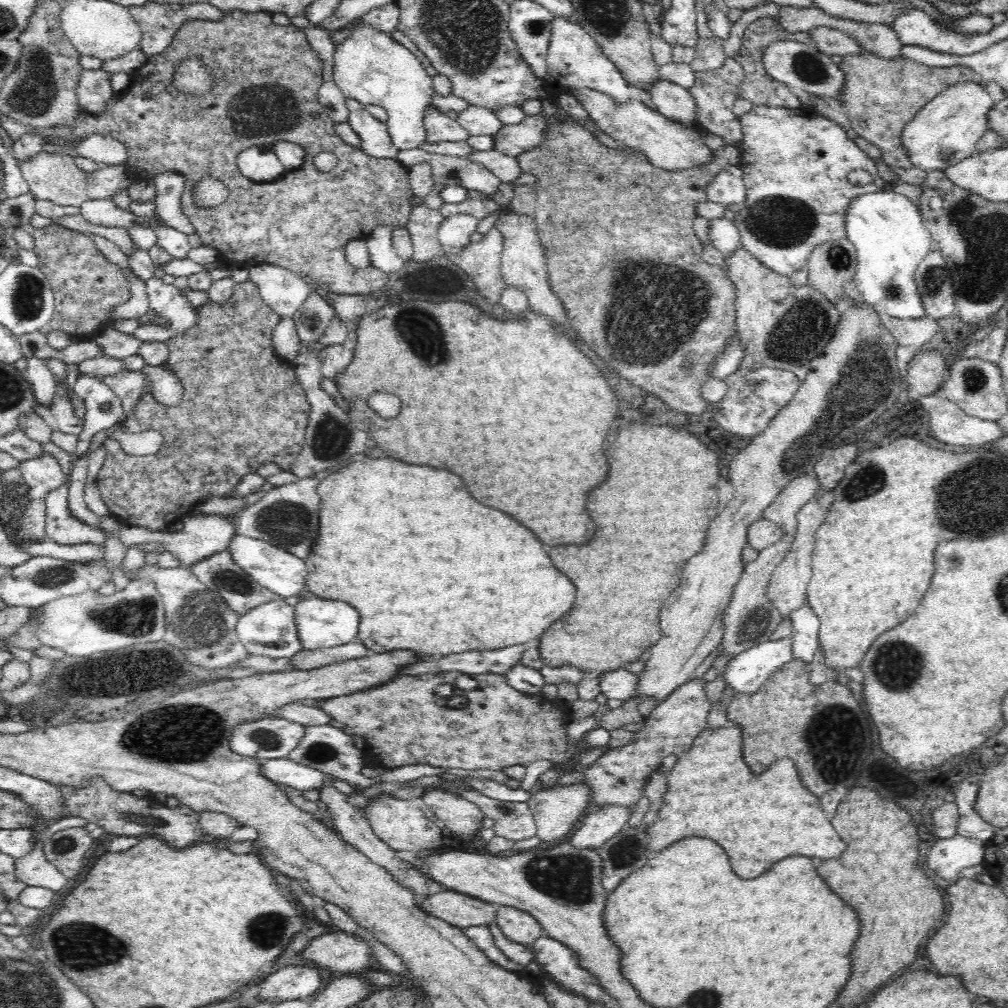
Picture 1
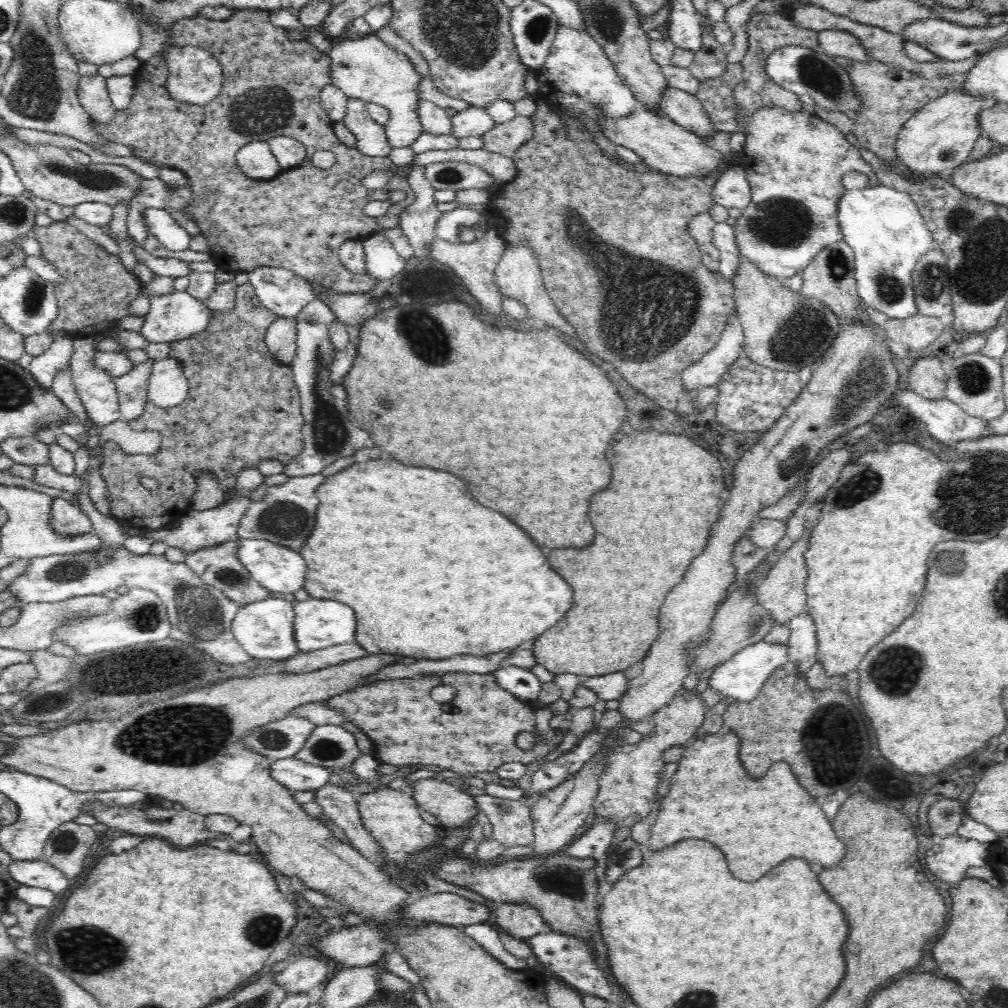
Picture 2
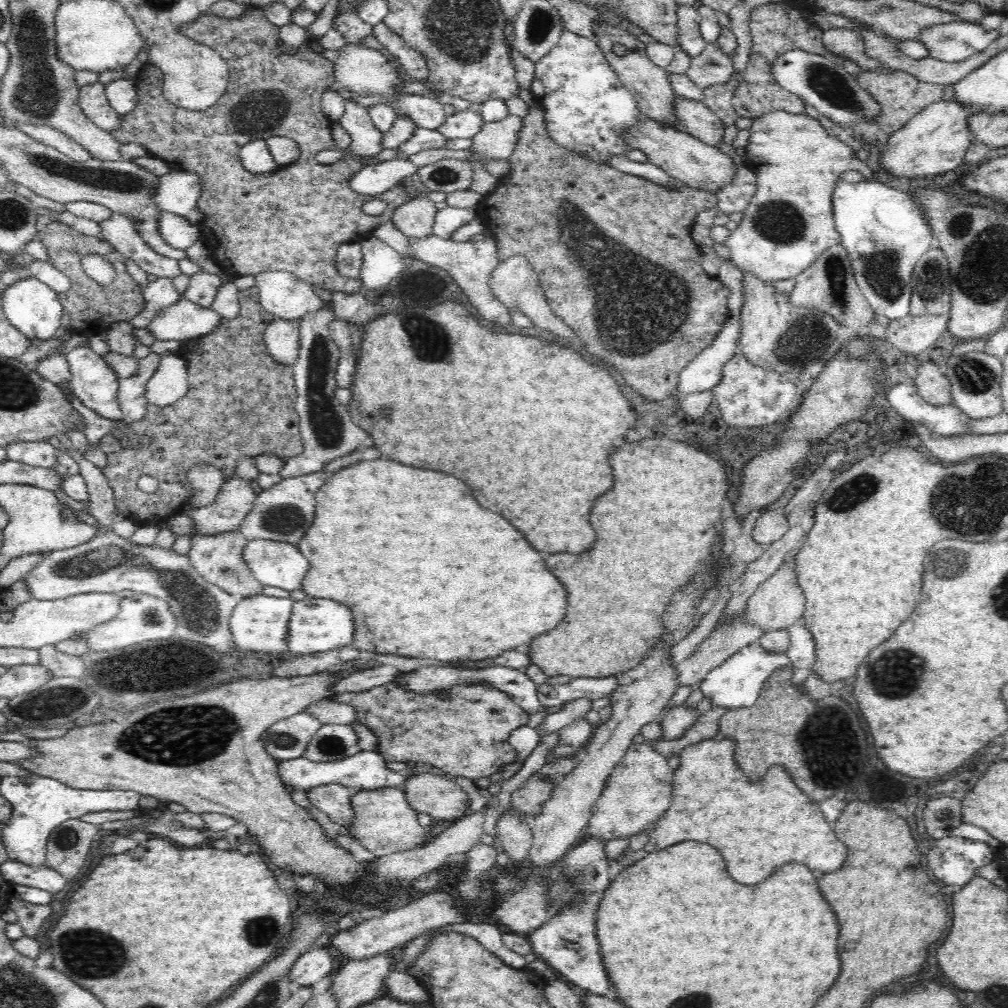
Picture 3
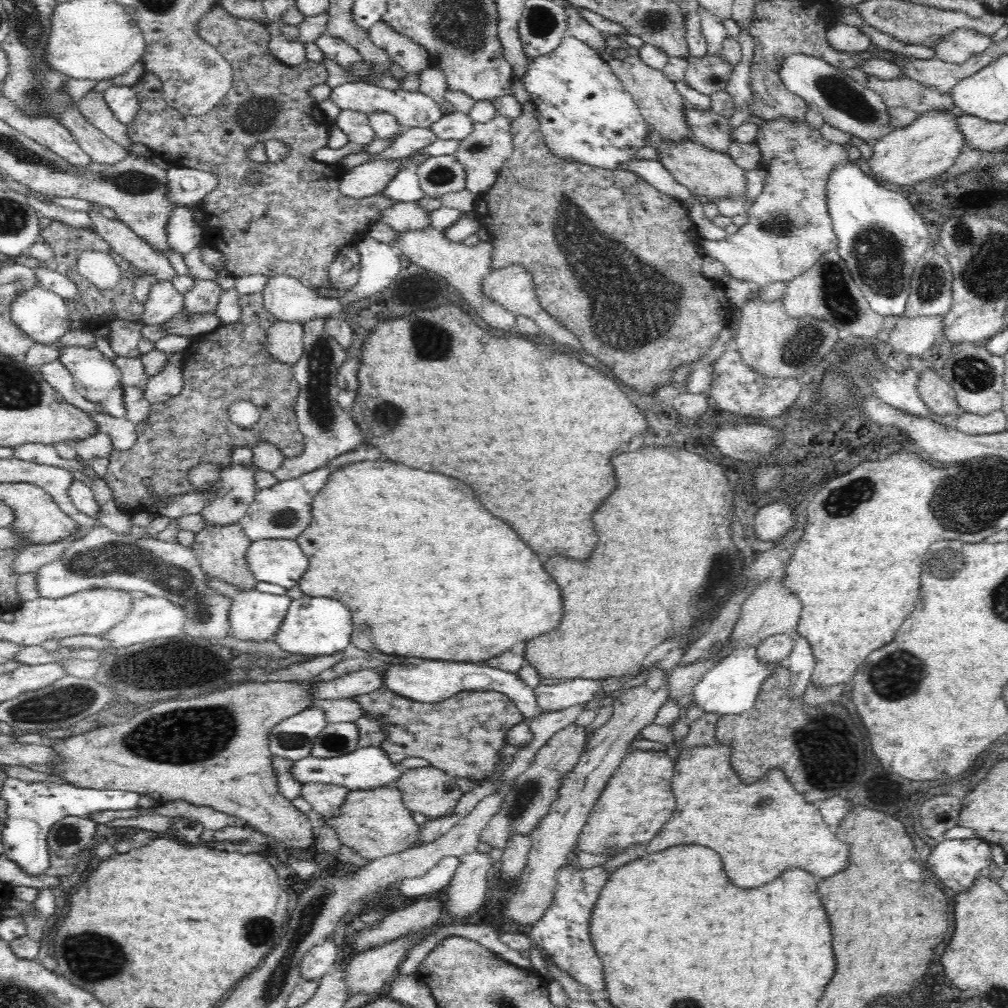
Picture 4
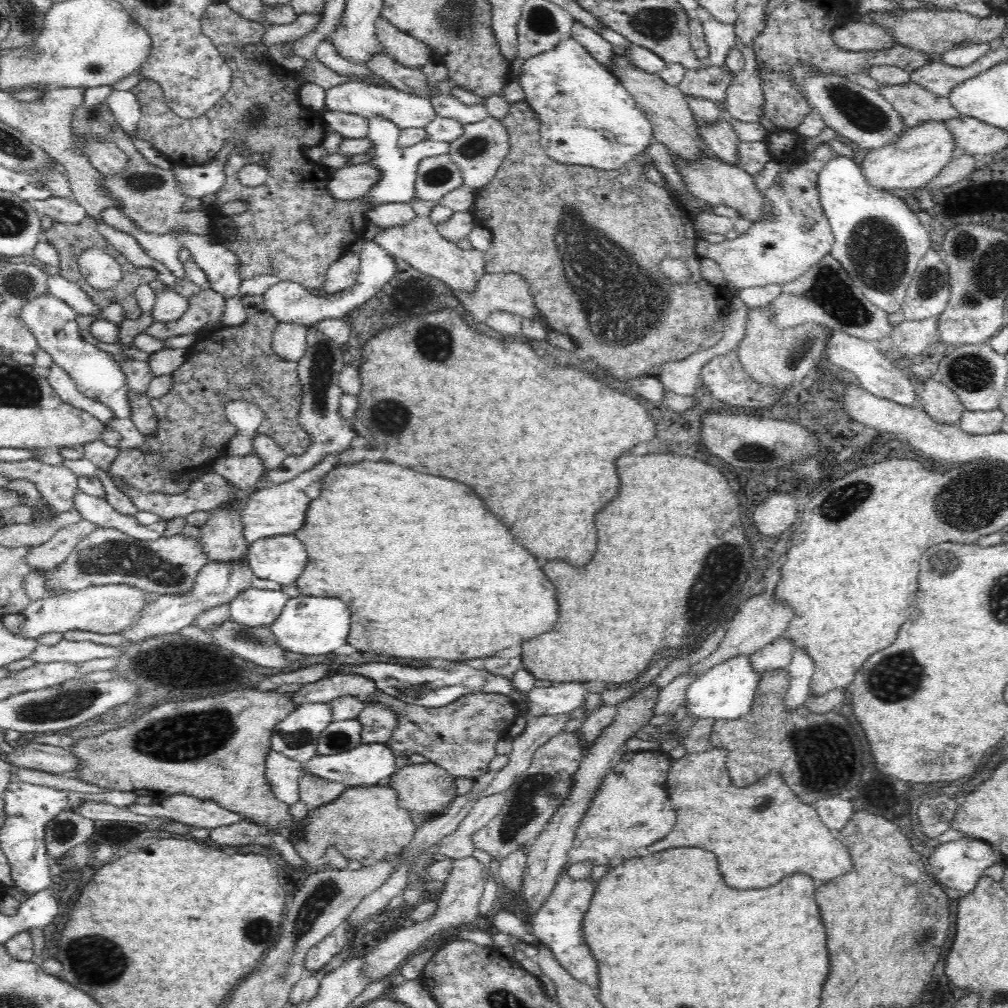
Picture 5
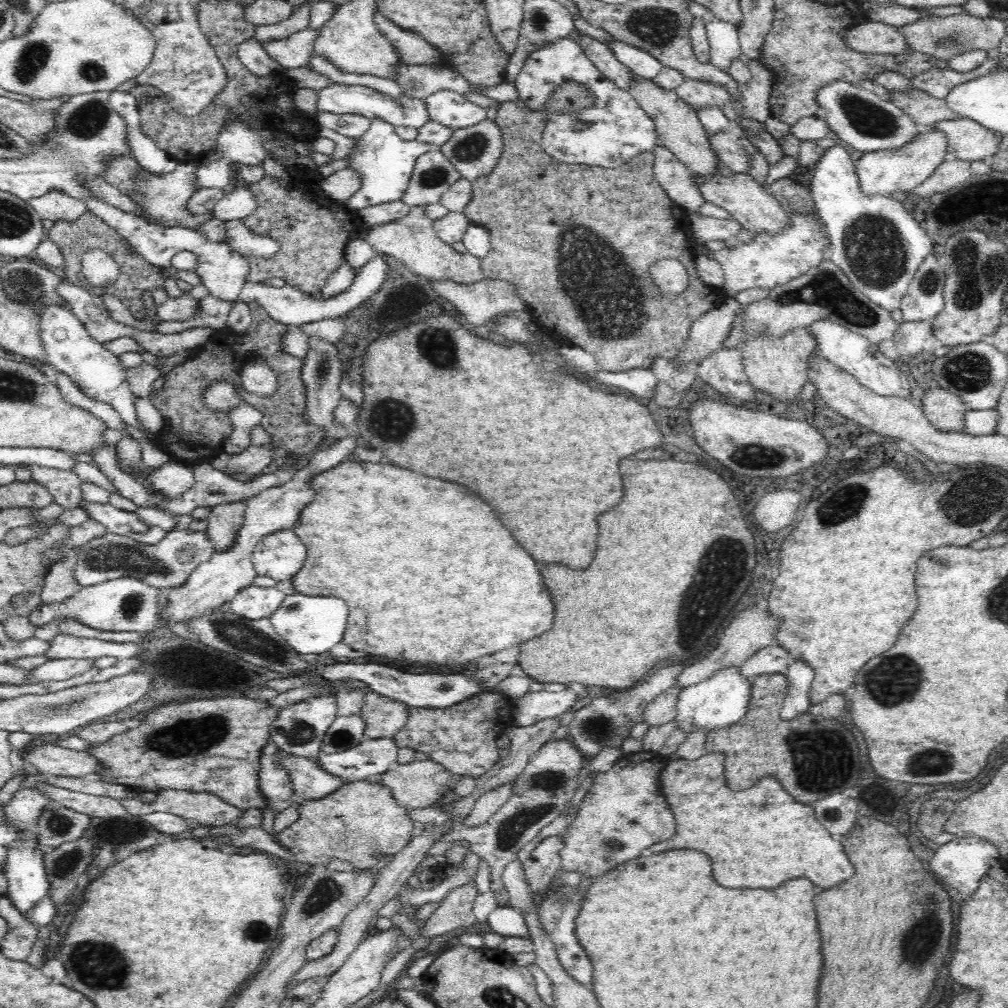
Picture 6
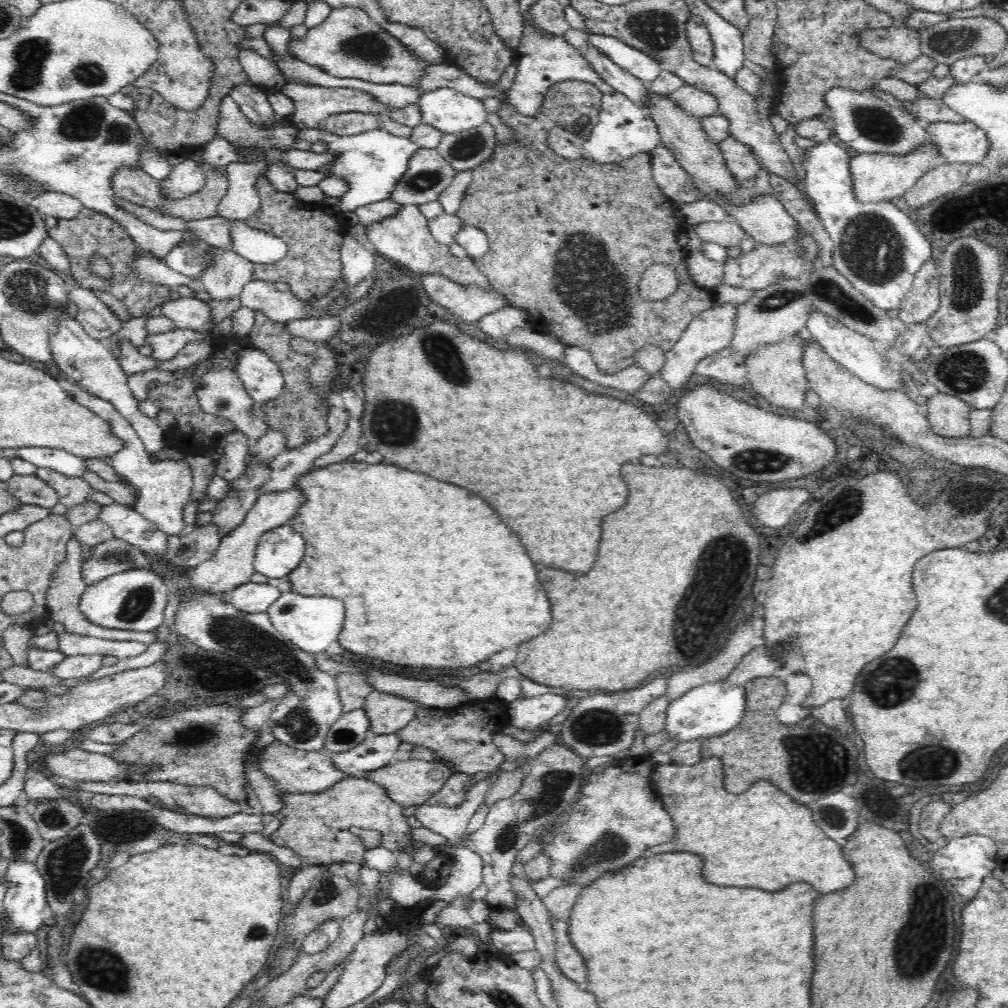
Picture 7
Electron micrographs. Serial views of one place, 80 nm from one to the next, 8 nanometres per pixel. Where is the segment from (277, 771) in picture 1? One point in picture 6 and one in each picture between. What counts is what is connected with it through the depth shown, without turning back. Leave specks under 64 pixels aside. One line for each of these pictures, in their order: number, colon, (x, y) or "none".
2: (295, 774)
3: (367, 770)
4: (369, 767)
5: (369, 764)
6: (373, 757)

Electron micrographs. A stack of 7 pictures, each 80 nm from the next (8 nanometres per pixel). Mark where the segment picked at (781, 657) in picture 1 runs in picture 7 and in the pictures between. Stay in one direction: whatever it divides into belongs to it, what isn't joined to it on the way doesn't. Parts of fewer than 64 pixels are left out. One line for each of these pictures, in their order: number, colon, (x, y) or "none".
2: (742, 677)
3: (737, 683)
4: (731, 687)
5: (726, 692)
6: (723, 699)
7: (708, 710)

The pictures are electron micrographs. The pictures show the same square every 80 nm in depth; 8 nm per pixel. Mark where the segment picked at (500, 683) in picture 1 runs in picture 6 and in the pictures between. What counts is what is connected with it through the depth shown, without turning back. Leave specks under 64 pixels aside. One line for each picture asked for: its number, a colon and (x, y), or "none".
2: (476, 731)
3: (466, 734)
4: (462, 735)
5: (460, 737)
6: (462, 738)

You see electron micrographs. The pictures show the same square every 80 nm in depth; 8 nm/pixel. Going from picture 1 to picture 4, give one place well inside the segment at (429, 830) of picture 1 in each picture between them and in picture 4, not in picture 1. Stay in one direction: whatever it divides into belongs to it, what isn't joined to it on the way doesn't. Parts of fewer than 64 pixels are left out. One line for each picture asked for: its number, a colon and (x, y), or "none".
2: (391, 816)
3: (384, 823)
4: (374, 823)

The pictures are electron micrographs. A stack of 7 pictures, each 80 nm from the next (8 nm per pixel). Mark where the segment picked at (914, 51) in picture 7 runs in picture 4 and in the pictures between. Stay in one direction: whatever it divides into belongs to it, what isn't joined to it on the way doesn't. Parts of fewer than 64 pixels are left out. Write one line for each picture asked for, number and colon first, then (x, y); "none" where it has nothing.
4: (843, 37)
5: (857, 36)
6: (877, 38)

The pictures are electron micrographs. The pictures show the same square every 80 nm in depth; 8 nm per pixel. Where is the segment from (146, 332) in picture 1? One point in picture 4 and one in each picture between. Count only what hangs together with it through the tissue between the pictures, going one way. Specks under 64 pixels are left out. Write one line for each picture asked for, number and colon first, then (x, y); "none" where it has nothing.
2: (177, 316)
3: (185, 320)
4: (188, 324)

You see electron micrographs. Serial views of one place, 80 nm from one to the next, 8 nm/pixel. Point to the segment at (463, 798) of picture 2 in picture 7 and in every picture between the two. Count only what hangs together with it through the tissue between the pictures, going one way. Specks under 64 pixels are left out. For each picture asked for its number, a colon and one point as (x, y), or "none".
3: (441, 798)
4: (427, 790)
5: (426, 789)
6: (418, 784)
7: (412, 782)

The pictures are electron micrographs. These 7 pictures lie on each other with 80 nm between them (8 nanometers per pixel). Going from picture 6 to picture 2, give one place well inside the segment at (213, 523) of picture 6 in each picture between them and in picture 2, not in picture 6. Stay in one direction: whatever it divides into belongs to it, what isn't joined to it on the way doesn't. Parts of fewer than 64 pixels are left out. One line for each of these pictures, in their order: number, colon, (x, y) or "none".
2: (217, 565)
3: (218, 557)
4: (221, 549)
5: (222, 538)

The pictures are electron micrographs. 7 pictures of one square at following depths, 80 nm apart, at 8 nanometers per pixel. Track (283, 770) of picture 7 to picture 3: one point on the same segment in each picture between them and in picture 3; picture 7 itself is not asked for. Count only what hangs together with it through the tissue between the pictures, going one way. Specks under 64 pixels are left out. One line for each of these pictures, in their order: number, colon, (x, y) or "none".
3: (335, 800)
4: (327, 799)
5: (315, 791)
6: (310, 781)

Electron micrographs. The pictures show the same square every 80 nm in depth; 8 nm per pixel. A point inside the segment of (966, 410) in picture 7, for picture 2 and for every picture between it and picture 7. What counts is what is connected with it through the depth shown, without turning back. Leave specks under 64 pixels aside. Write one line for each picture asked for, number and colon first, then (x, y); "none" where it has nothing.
2: (928, 378)
3: (931, 383)
4: (938, 395)
5: (939, 401)
6: (946, 411)

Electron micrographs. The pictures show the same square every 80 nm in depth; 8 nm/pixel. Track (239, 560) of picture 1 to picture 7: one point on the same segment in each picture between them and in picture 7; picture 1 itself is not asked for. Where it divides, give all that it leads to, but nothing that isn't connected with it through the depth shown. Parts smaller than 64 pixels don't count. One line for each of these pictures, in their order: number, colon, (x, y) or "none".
2: (278, 568)
3: (274, 563)
4: (280, 561)
5: (282, 558)
6: (280, 555)
7: (279, 551)

